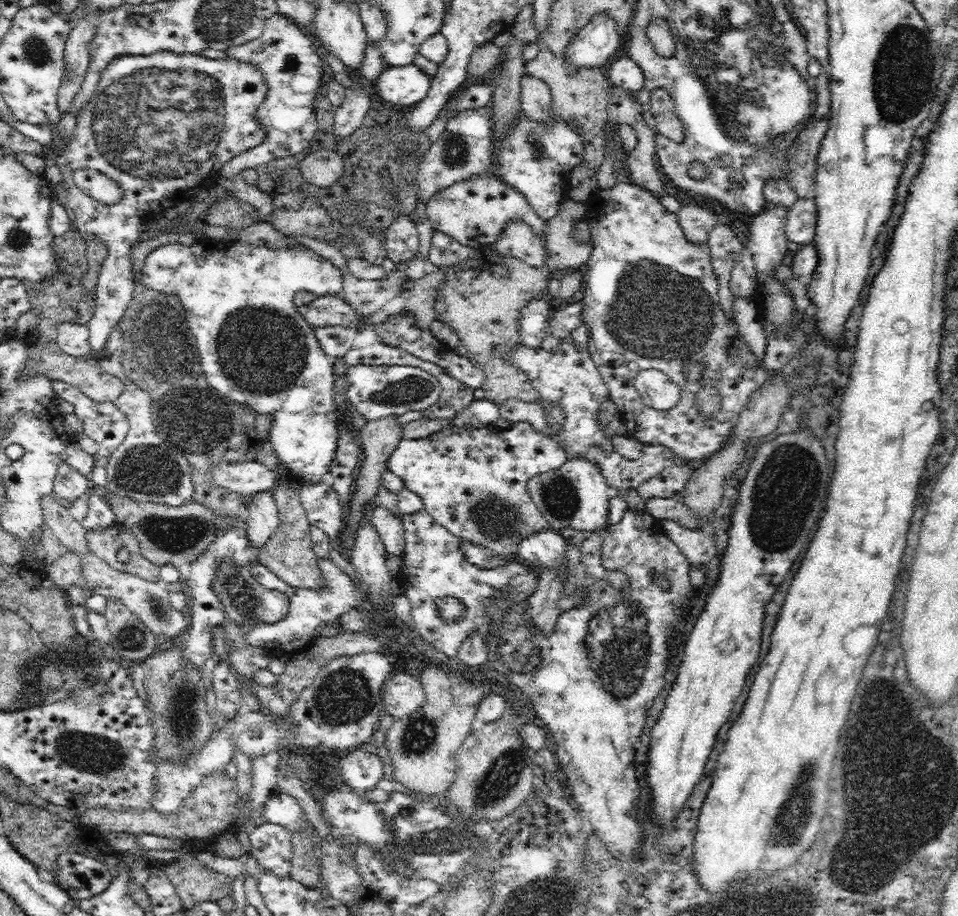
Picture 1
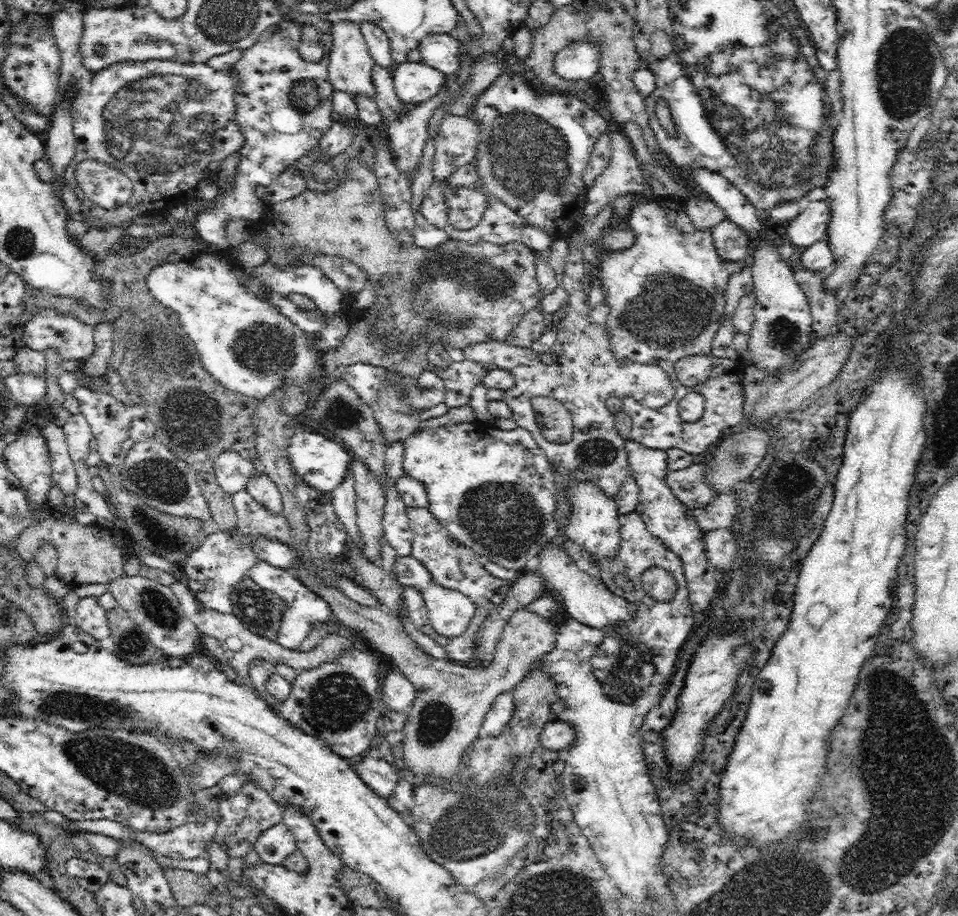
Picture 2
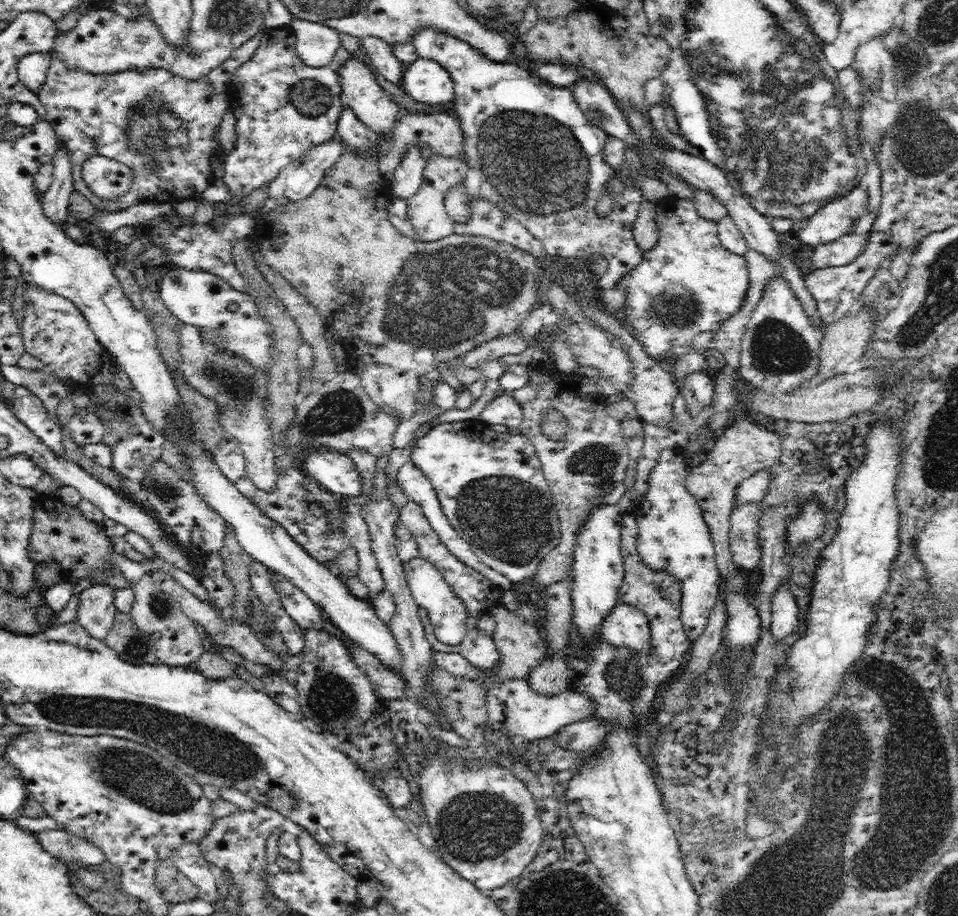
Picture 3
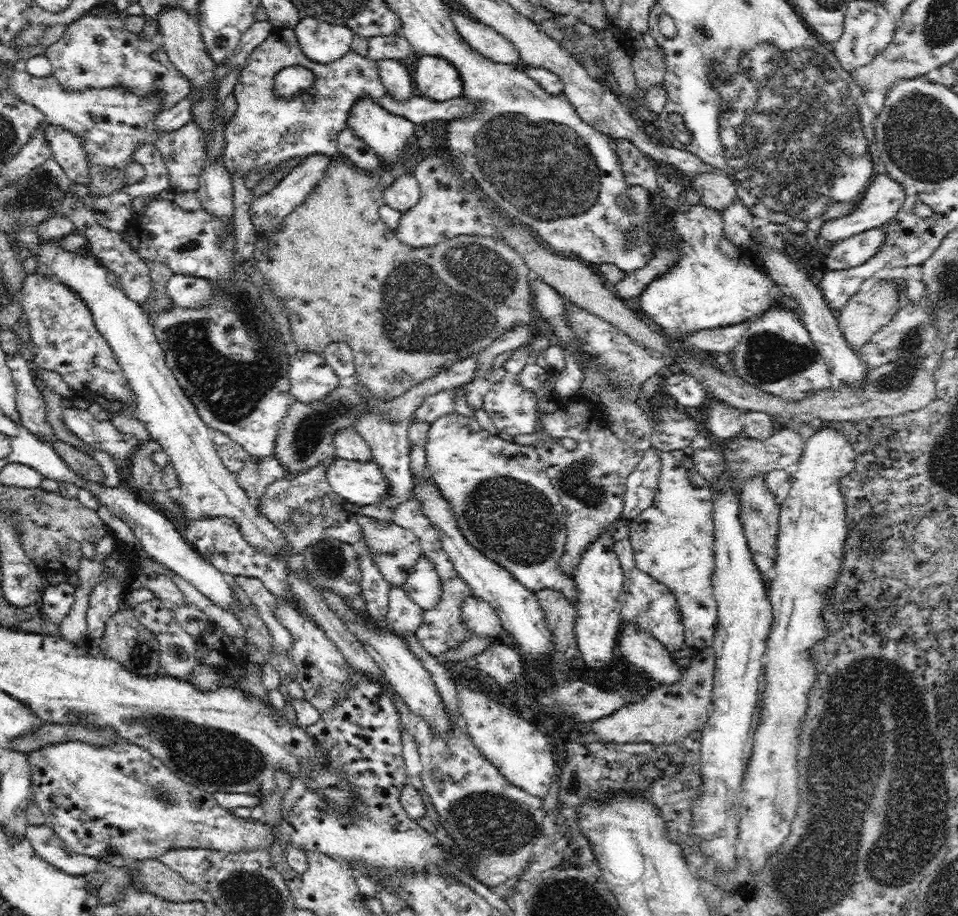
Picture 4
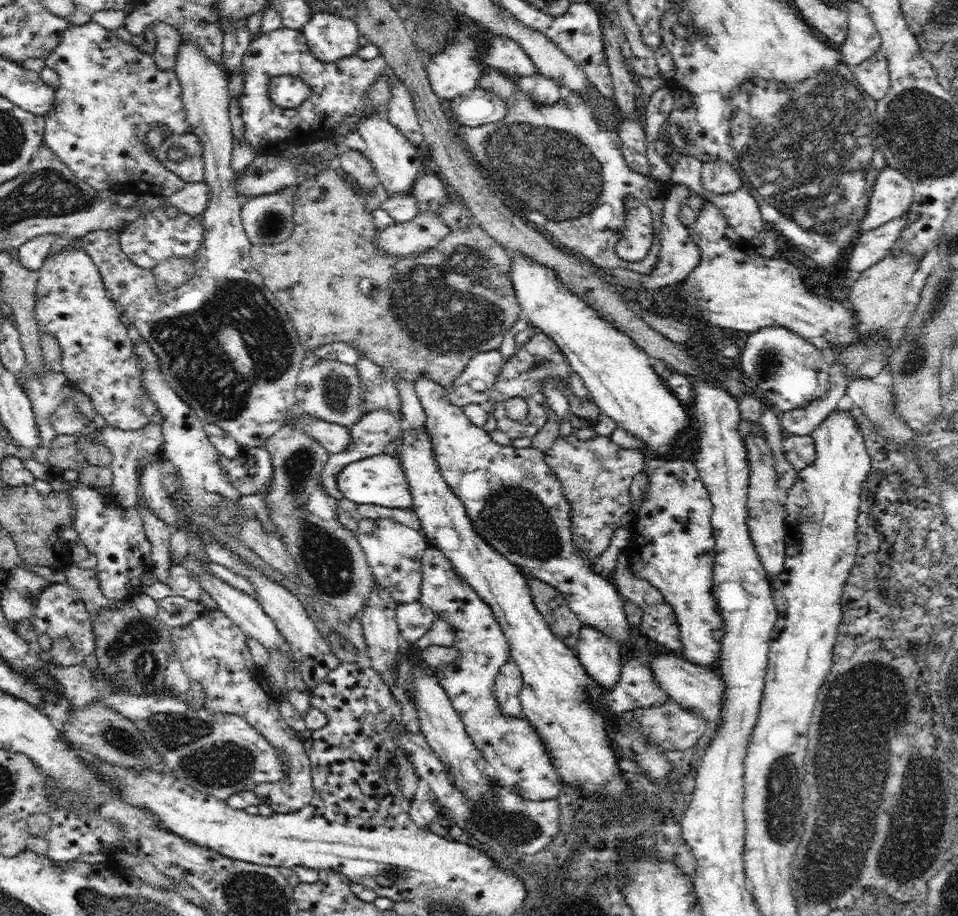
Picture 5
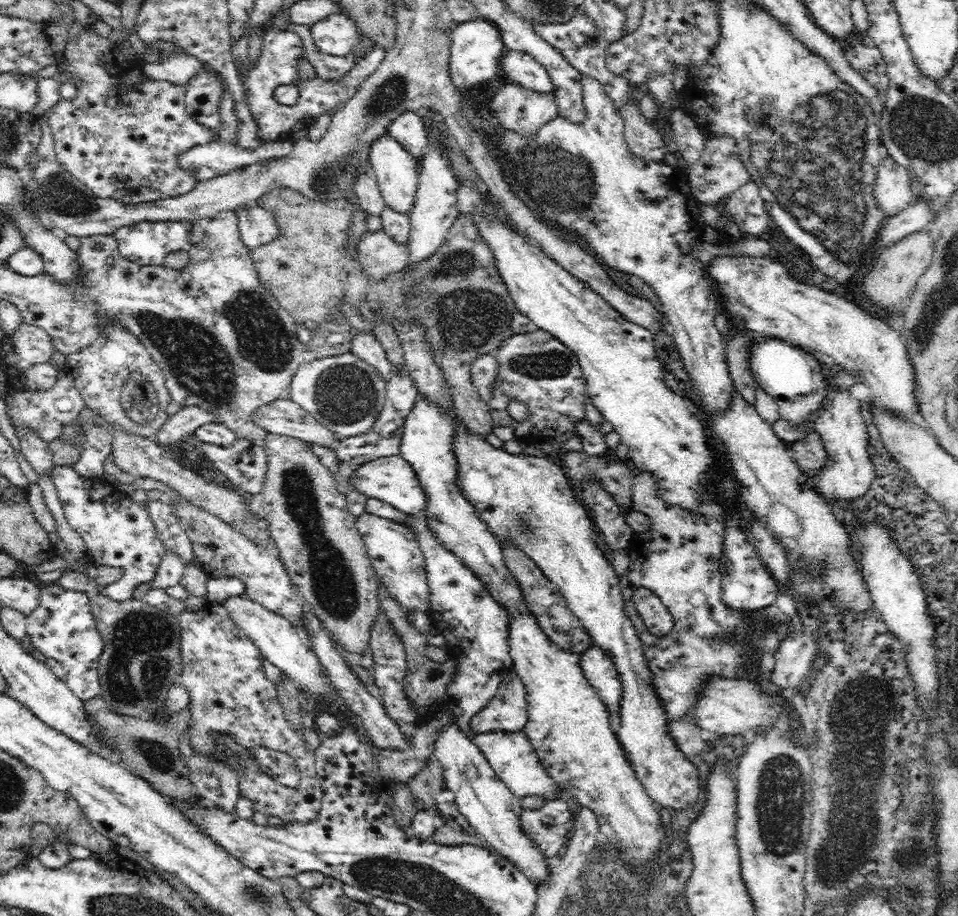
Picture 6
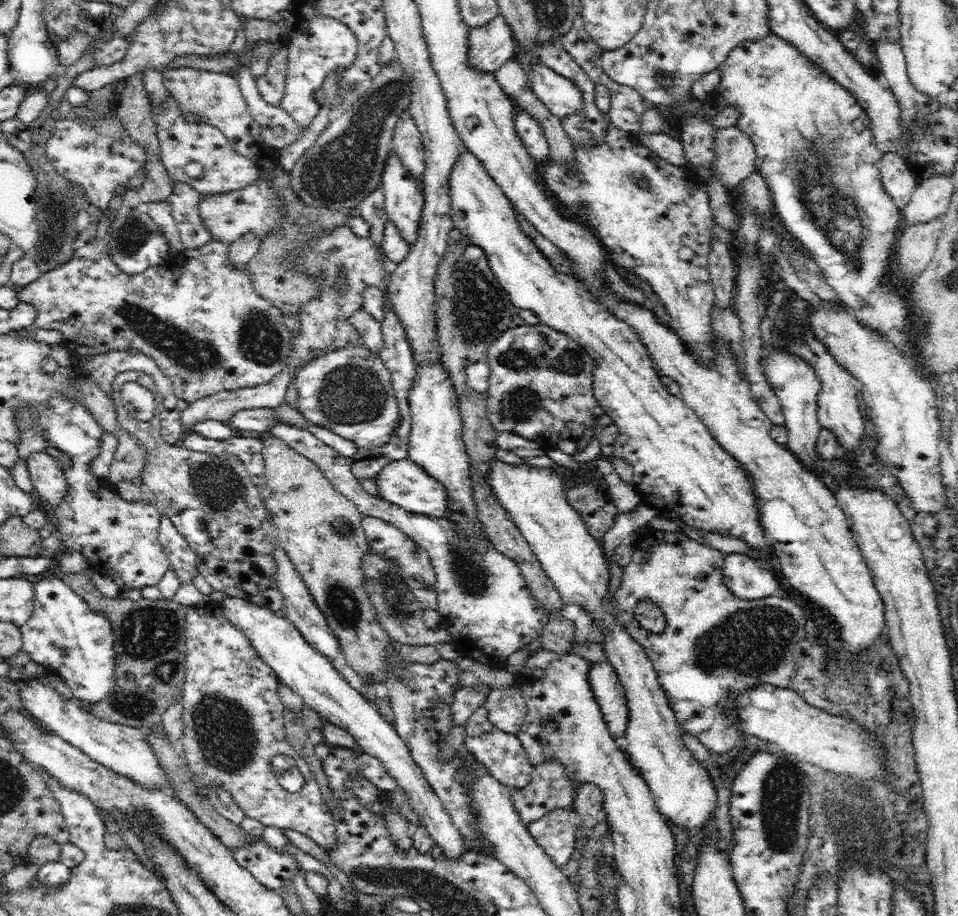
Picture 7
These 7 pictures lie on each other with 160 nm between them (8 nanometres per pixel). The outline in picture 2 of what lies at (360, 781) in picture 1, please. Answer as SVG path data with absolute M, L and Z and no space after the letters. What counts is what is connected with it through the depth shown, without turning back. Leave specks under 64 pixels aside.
M365 755L353 768L356 769L365 784L381 798L387 799L394 794L394 788L398 784L400 775L391 759L376 759Z

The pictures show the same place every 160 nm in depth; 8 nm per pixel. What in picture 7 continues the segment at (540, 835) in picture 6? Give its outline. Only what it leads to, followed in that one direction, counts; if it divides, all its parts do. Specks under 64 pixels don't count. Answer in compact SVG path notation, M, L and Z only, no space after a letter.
M564 809L550 810L540 820L527 825L529 833L556 863L556 866L568 864L574 852L574 843L578 826L570 822Z

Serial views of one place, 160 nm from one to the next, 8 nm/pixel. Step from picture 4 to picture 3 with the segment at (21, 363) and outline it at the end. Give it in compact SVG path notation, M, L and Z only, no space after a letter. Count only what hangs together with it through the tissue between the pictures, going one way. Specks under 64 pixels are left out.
M16 386L12 407L16 418L55 454L66 456L62 447L62 428L57 421L51 419L47 408L29 388Z

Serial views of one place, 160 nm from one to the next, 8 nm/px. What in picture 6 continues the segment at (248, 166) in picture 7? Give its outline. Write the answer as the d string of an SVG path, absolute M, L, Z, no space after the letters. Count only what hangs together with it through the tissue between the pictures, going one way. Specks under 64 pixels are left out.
M86 26L85 31L82 31L77 39L73 43L67 43L64 48L64 59L57 65L59 72L71 76L74 81L74 85L77 87L77 96L72 100L60 100L51 109L46 110L46 121L52 129L53 141L55 146L55 153L57 154L58 162L67 170L74 178L77 178L80 182L83 182L96 197L111 198L118 190L128 190L128 193L135 193L138 188L146 186L148 188L156 189L160 191L162 196L175 197L180 194L186 194L189 190L192 190L196 186L198 180L194 175L184 172L178 167L178 156L188 152L192 146L204 144L204 142L212 142L214 138L214 131L208 127L204 127L199 122L192 120L192 117L187 115L186 103L185 103L185 87L182 87L175 83L168 81L151 80L143 73L142 65L140 61L130 62L120 53L120 48L115 42L110 41L108 38L104 38L91 28Z

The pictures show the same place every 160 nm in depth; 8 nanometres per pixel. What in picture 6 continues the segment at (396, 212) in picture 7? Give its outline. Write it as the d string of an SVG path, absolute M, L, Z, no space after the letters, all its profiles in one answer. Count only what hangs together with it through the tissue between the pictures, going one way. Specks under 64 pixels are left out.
M386 134L372 142L368 150L371 175L377 179L385 203L402 214L410 214L414 206L417 182L419 179L418 159L414 158L394 137Z

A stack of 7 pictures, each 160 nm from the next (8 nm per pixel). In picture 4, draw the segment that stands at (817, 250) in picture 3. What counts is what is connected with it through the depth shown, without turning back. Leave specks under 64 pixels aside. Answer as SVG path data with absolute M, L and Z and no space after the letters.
M872 228L865 232L850 235L844 240L836 241L827 251L826 268L829 270L844 270L858 267L868 262L884 244L884 230Z

